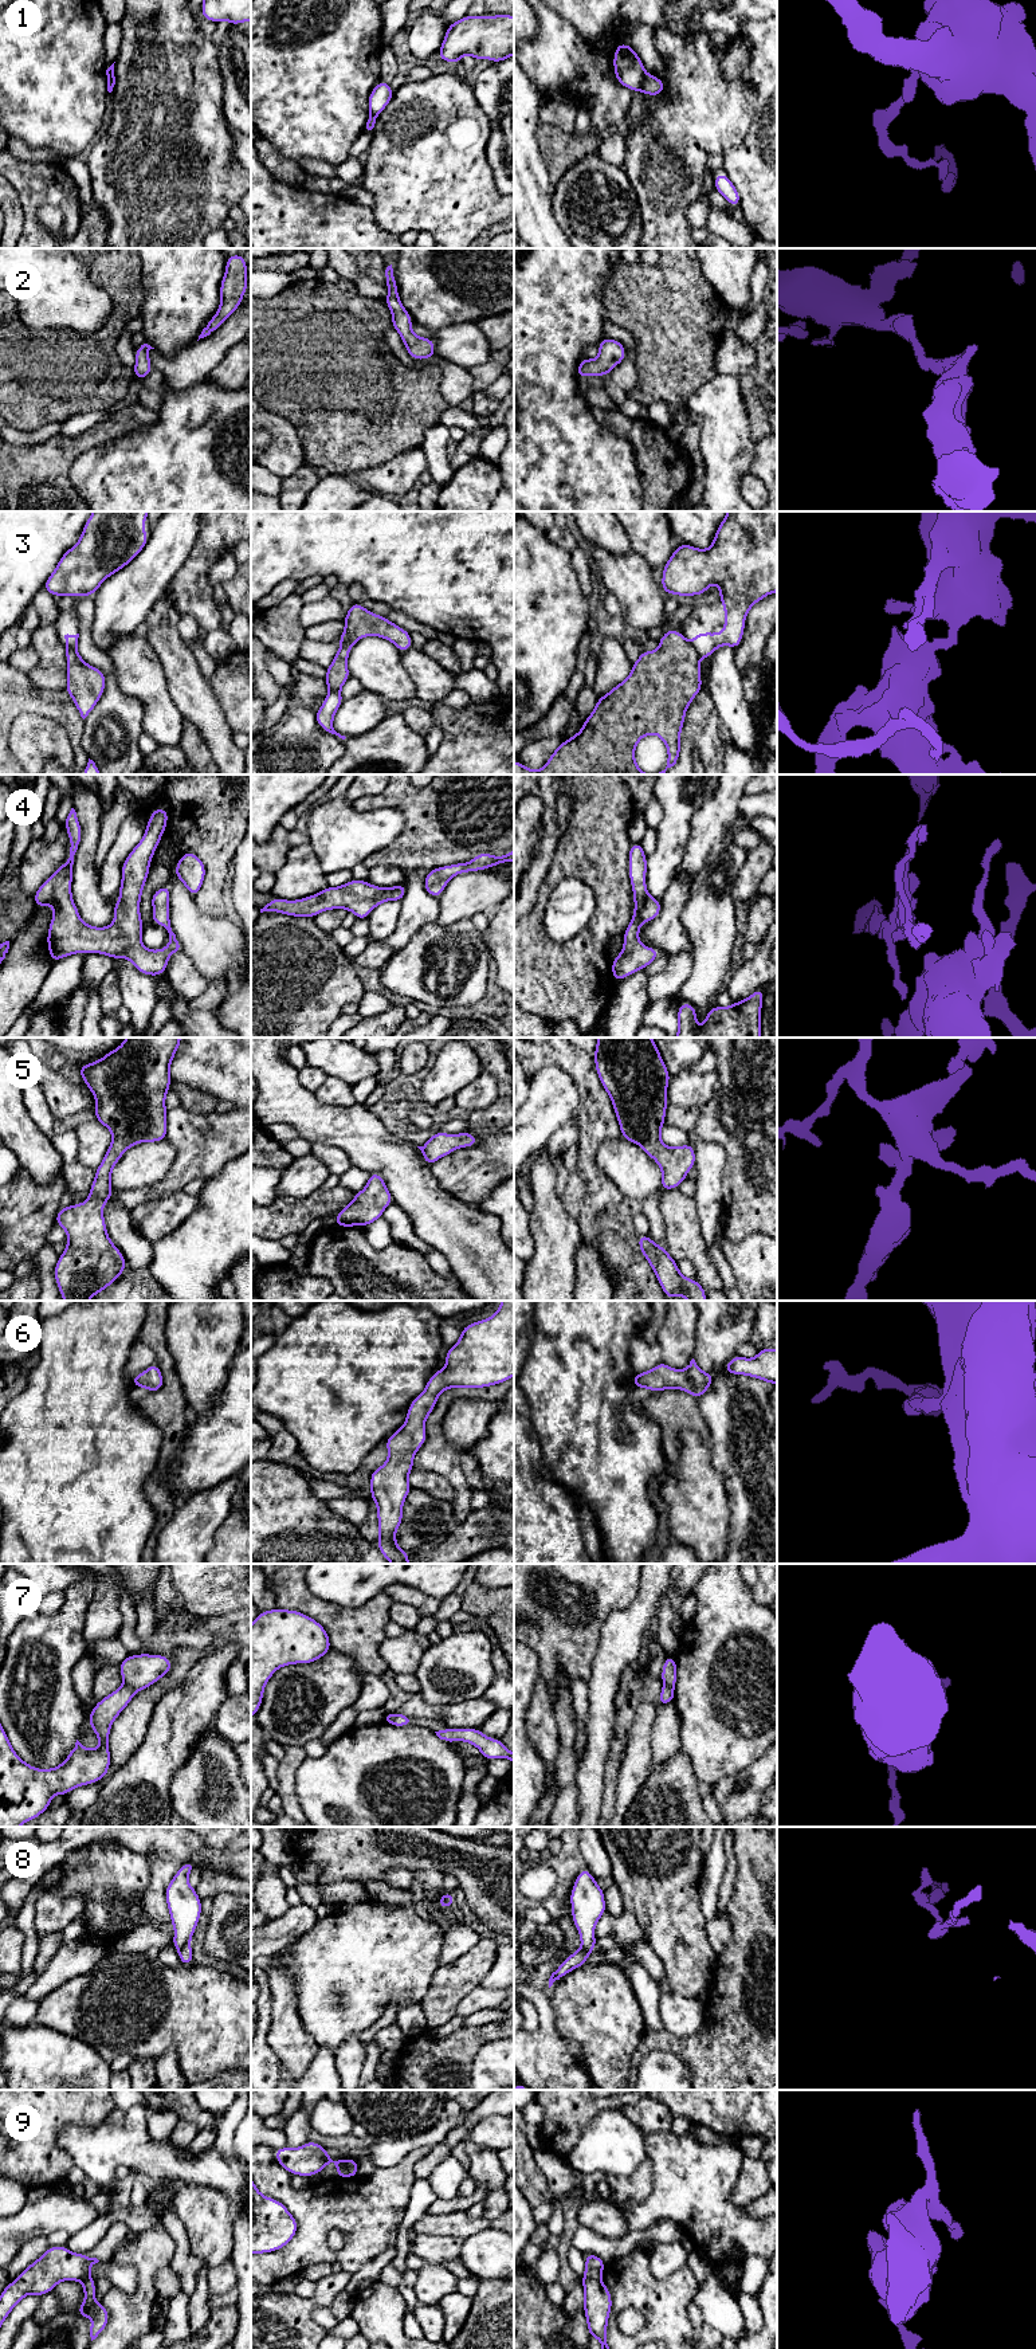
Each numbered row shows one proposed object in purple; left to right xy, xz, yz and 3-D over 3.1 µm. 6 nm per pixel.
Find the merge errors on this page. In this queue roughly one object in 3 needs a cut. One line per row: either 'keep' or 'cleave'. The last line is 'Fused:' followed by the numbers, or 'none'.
1: cleave
2: keep
3: cleave
4: keep
5: keep
6: keep
7: cleave
8: cleave
9: cleave
Fused: 1, 3, 7, 8, 9

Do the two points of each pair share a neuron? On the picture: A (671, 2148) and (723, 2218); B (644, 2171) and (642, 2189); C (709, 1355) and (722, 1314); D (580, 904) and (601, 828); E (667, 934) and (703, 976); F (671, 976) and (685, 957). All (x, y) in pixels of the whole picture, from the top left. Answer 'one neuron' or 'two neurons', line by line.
A: one neuron
B: one neuron
C: one neuron
D: two neurons
E: two neurons
F: one neuron

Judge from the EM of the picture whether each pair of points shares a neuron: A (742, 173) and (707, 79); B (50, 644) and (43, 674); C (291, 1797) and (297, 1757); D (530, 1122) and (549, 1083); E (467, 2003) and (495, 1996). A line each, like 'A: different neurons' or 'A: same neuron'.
A: different neurons
B: same neuron
C: same neuron
D: same neuron
E: same neuron

